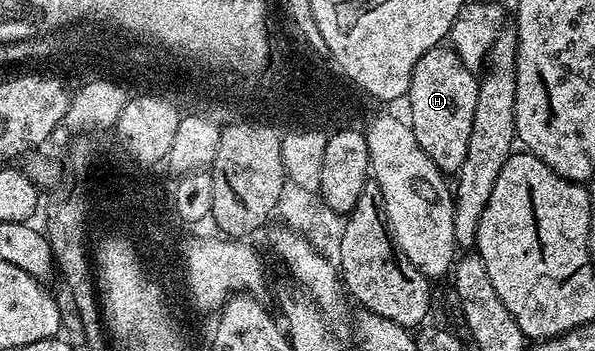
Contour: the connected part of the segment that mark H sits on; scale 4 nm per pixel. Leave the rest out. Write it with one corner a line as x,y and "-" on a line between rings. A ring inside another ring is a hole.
452,47
427,51
411,71
407,94
407,120
415,131
415,139
431,160
446,175
456,174
467,159
467,143
471,140
471,123
475,123
478,82
472,81
474,70
468,69

